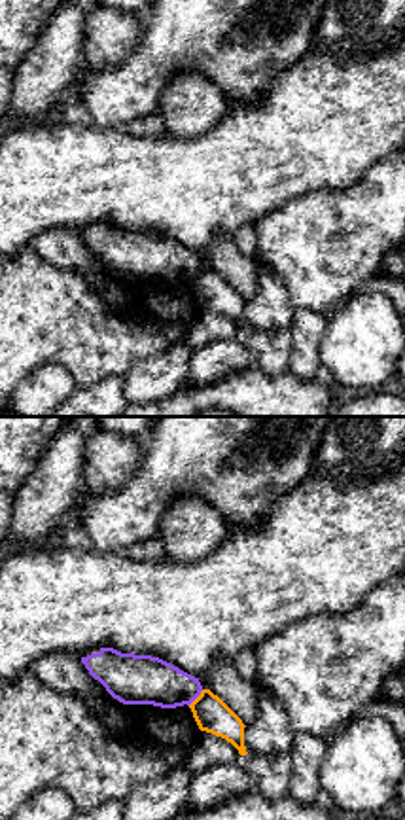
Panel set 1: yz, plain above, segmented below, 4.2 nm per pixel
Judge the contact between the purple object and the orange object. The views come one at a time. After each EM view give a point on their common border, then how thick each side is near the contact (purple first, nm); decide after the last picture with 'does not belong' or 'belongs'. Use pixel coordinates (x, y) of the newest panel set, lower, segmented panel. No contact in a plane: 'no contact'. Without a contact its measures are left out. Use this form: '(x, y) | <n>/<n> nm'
(195, 697) | 200/150 nm

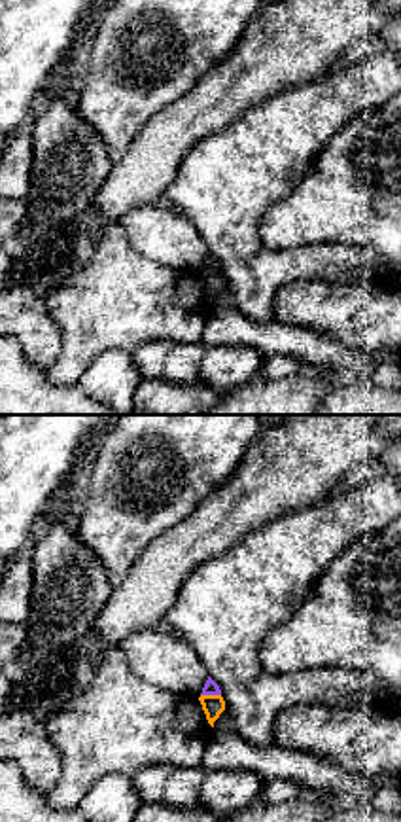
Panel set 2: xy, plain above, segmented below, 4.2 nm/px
(210, 694) | 60/90 nm

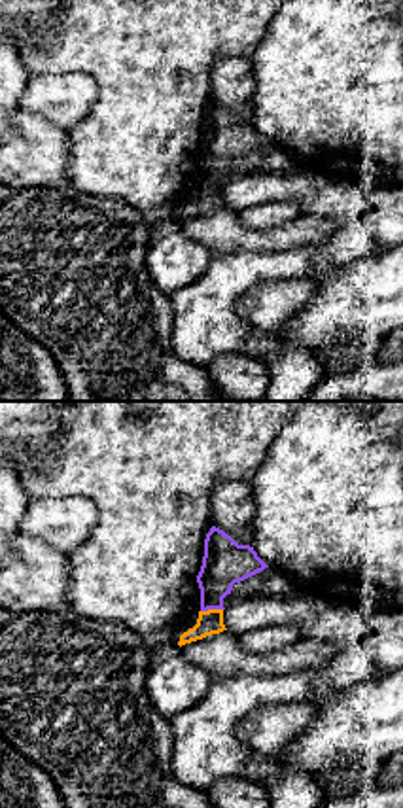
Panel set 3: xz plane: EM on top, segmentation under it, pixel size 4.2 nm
(210, 608) | 190/100 nm

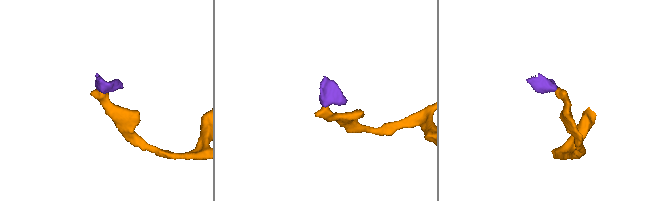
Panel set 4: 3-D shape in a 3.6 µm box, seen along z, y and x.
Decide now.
does not belong

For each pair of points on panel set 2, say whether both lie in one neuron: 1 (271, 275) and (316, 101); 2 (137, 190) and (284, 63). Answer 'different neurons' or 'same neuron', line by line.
1: same neuron
2: same neuron

